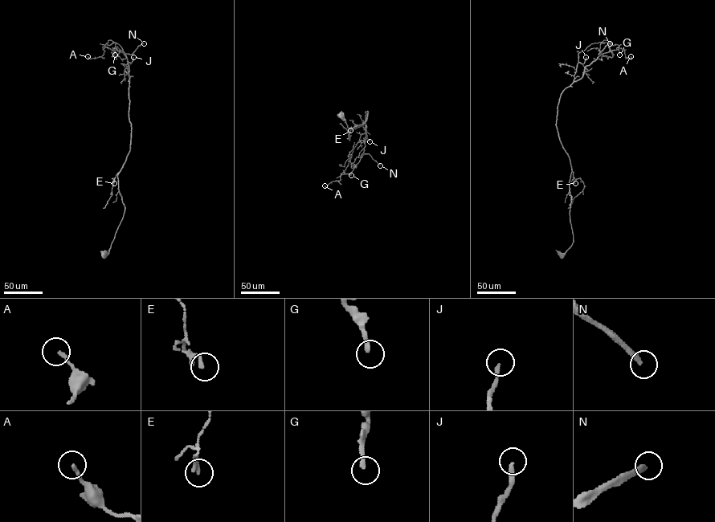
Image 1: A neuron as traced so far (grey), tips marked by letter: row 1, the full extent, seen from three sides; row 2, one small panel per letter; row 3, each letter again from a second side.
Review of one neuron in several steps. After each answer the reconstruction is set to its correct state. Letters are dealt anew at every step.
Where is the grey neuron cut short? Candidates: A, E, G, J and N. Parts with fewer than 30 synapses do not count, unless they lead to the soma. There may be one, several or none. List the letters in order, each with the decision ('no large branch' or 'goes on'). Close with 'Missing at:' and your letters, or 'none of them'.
A: no large branch
E: no large branch
G: goes on
J: no large branch
N: goes on
Missing at: G, N

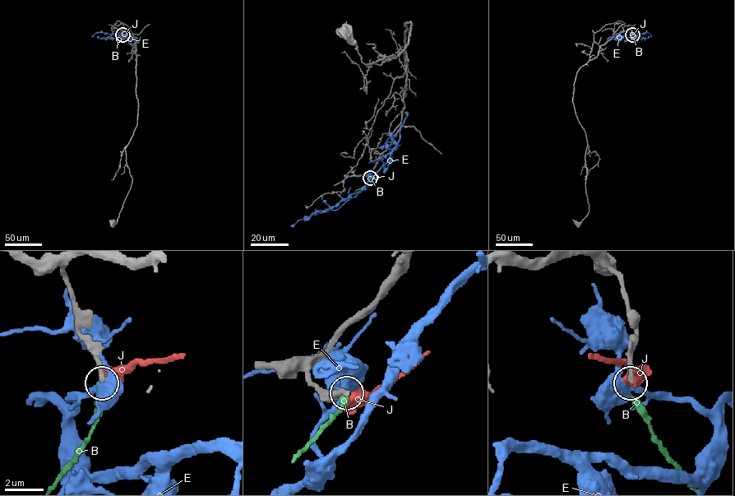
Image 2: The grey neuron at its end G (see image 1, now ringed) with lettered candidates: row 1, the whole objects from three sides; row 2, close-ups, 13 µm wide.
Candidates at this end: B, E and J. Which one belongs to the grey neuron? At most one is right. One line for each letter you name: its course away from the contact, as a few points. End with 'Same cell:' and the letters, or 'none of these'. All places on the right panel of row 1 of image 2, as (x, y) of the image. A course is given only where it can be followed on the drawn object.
Same cell: none of these

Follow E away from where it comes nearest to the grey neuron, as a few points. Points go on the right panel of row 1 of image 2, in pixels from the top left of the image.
E: (632, 34), (647, 32), (651, 37)

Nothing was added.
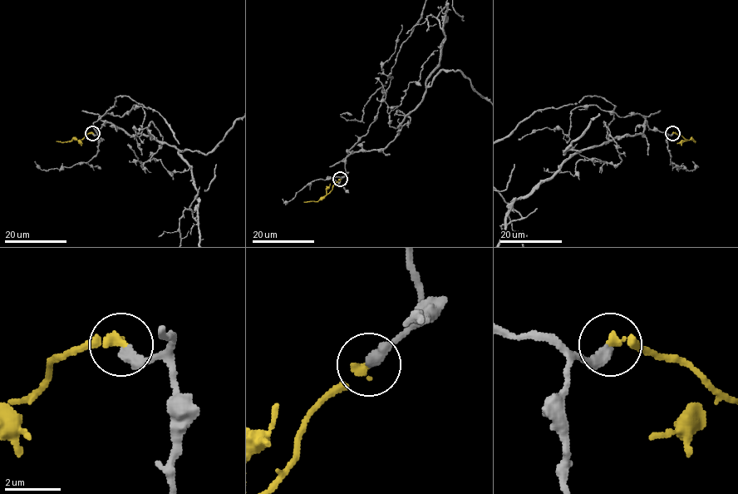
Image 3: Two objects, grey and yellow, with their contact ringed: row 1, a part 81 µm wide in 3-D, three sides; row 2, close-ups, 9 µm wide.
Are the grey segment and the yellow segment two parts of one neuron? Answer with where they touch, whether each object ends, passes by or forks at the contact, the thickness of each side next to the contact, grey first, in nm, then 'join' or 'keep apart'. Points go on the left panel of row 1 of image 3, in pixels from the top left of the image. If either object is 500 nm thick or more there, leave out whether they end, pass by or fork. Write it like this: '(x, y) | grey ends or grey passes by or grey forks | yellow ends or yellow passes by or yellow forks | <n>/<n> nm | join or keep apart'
(92, 133) | grey ends | yellow ends | 380/320 nm | join

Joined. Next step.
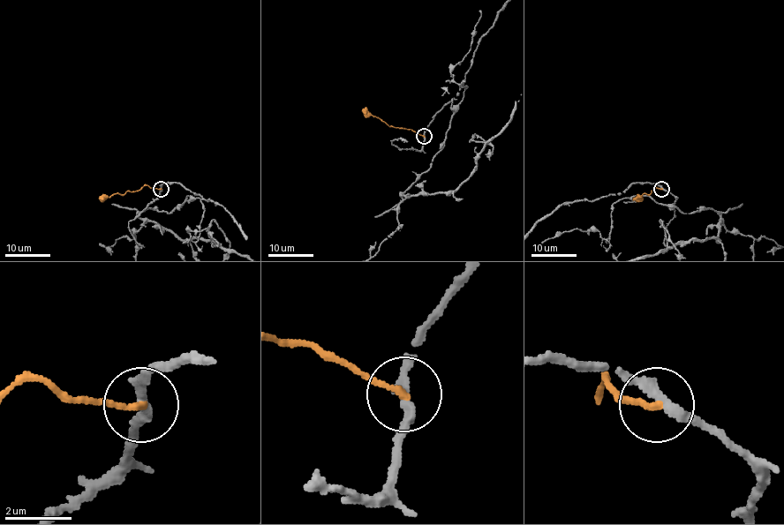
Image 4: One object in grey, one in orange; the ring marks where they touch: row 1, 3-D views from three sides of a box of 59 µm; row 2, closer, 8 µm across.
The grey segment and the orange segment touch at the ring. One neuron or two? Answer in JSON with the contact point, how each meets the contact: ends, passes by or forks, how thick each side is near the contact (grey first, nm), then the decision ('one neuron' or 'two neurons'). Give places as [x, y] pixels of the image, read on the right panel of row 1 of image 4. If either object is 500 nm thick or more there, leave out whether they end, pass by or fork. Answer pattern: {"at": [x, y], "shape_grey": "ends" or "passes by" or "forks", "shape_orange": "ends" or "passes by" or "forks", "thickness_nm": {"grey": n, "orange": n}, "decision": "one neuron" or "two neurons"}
{"at": [661, 189], "shape_grey": "passes by", "shape_orange": "ends", "thickness_nm": {"grey": 280, "orange": 190}, "decision": "two neurons"}

